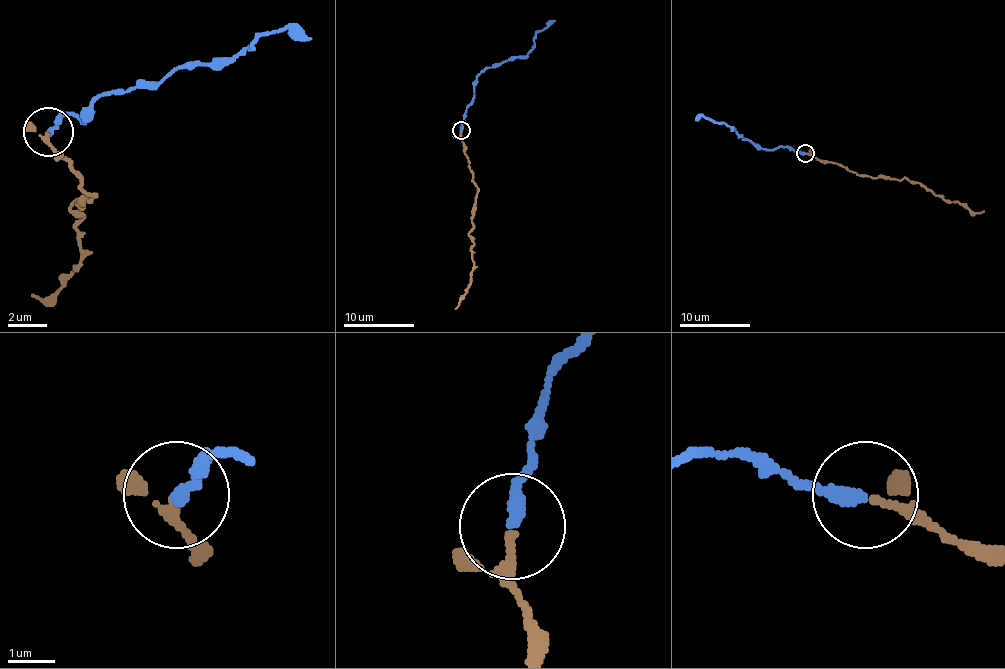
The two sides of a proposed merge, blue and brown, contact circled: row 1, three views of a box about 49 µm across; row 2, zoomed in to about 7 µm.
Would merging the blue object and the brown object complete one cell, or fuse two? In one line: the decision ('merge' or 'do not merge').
merge

